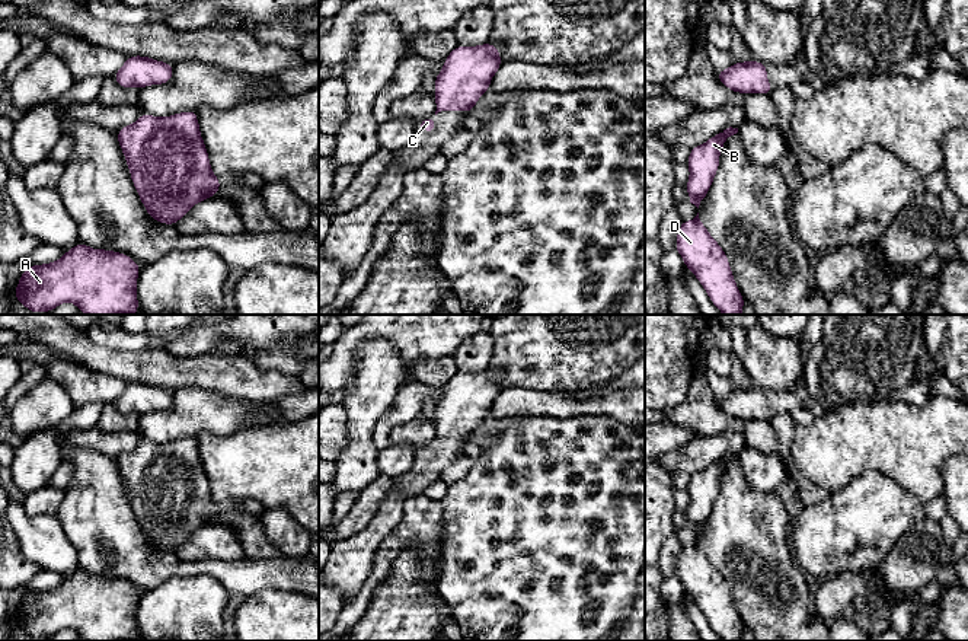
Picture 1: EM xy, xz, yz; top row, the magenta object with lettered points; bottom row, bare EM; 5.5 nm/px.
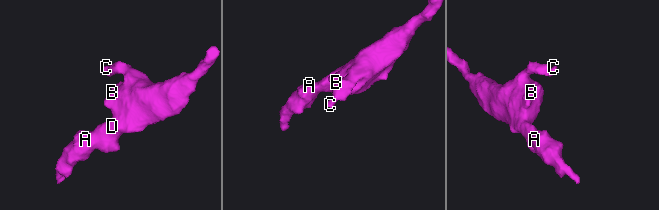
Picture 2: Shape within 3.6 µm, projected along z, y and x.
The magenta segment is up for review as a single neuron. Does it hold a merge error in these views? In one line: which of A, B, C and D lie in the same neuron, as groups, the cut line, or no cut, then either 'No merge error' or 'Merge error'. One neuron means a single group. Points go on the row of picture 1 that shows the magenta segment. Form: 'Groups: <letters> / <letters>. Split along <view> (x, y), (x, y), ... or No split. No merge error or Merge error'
Groups: A B C D. No split. No merge error

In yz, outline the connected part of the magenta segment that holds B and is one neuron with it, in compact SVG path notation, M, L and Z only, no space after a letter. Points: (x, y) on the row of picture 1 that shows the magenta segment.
M729 127L710 137L705 144L690 149L687 159L690 178L684 188L690 197L690 202L697 208L703 198L707 195L713 178L719 169L719 156L725 140L737 133L738 128Z

